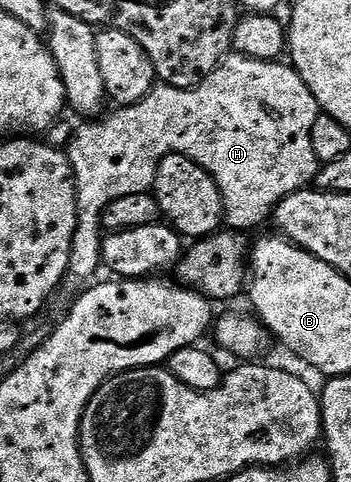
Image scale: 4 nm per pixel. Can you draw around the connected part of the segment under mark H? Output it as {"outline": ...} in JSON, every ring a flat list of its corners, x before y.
{"outline":[[230,55,196,89,177,89,158,83,147,97,140,99,140,103,124,105,113,111,115,113,107,112,101,119,82,123,68,148,74,185,78,188,78,222,70,252,71,278,79,277,89,282,89,277,103,268,103,211,114,200,126,195,151,192,158,164,167,153,179,153,192,159,214,177,222,196,224,225,230,231,247,231,265,221,267,224,274,216,274,208,288,195,307,188,320,168,316,151,312,151,312,123,316,123,320,112,318,104,304,79,281,60,257,61,251,57]]}

